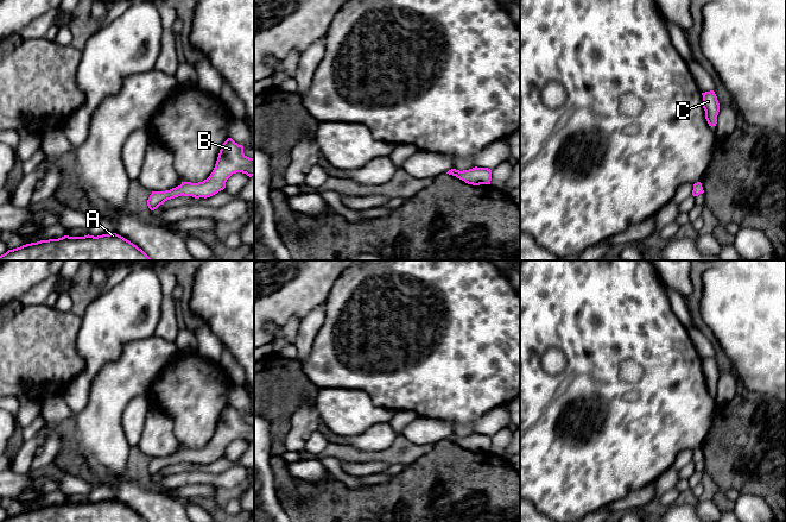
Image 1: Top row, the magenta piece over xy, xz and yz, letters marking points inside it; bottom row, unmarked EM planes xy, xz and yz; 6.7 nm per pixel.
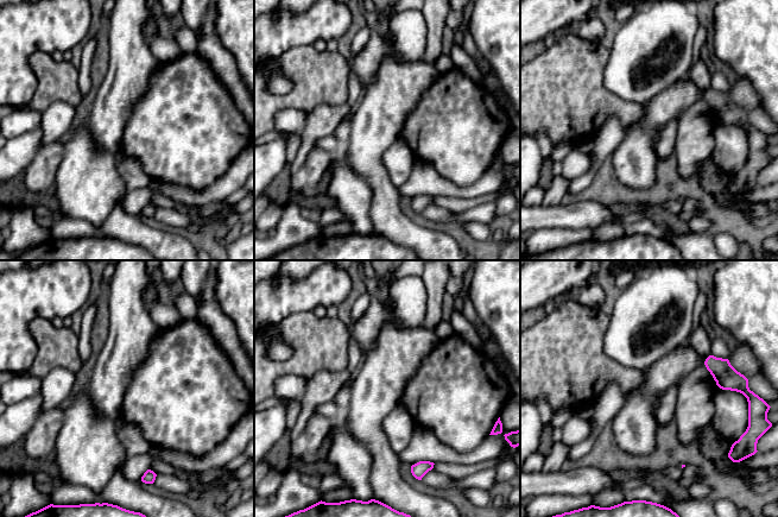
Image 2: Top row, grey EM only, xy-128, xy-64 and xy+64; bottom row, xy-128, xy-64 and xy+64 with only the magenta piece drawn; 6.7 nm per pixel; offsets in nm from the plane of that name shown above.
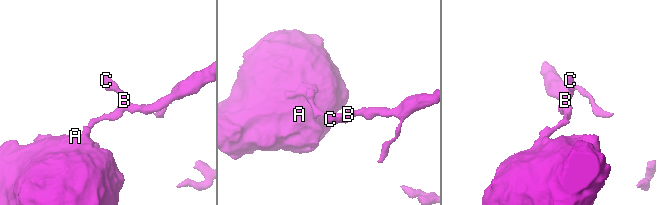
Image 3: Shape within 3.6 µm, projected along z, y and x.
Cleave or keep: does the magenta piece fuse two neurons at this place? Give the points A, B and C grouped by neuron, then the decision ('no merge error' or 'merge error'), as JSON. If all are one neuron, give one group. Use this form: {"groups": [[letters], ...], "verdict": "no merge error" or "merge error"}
{"groups": [["A"], ["B", "C"]], "verdict": "merge error"}

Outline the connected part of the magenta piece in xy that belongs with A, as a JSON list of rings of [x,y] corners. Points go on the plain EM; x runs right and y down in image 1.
[[[110,499],[102,502],[69,503],[58,505],[40,507],[8,516],[1,522],[147,522],[141,515],[125,505],[123,503]]]

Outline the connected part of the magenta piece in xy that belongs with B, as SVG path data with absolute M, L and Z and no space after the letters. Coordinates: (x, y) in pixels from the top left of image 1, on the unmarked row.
M228 404L221 413L215 434L203 448L185 448L180 455L183 463L195 465L210 464L226 454L227 446L236 439L254 442L254 424L243 420L243 413Z

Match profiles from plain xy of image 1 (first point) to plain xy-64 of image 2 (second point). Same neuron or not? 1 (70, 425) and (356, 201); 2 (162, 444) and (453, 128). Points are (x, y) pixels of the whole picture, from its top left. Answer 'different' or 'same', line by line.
1: different
2: different

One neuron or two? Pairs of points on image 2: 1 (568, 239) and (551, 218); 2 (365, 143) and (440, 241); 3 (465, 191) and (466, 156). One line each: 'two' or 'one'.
1: two
2: one
3: two

